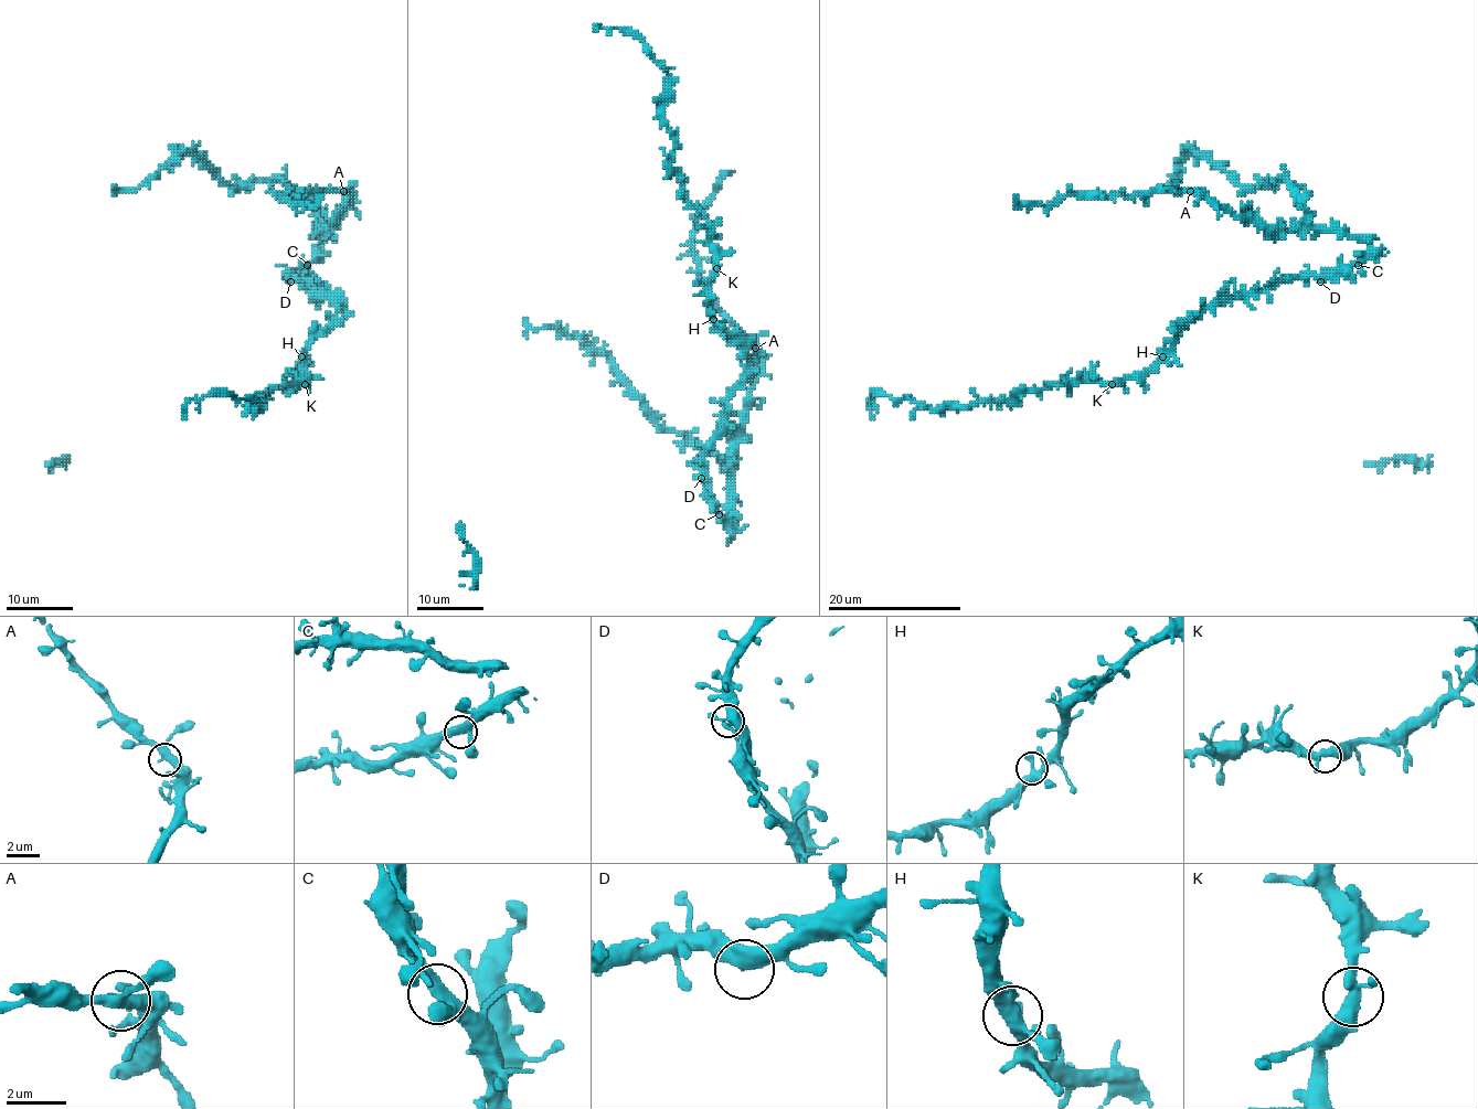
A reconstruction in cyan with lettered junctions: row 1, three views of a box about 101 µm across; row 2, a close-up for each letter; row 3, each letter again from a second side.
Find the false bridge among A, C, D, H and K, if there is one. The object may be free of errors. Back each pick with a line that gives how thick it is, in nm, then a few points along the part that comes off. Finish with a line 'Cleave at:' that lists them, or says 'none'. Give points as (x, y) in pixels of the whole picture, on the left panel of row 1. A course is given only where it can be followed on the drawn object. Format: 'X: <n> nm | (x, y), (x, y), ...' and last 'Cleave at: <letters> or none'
Cleave at: none

